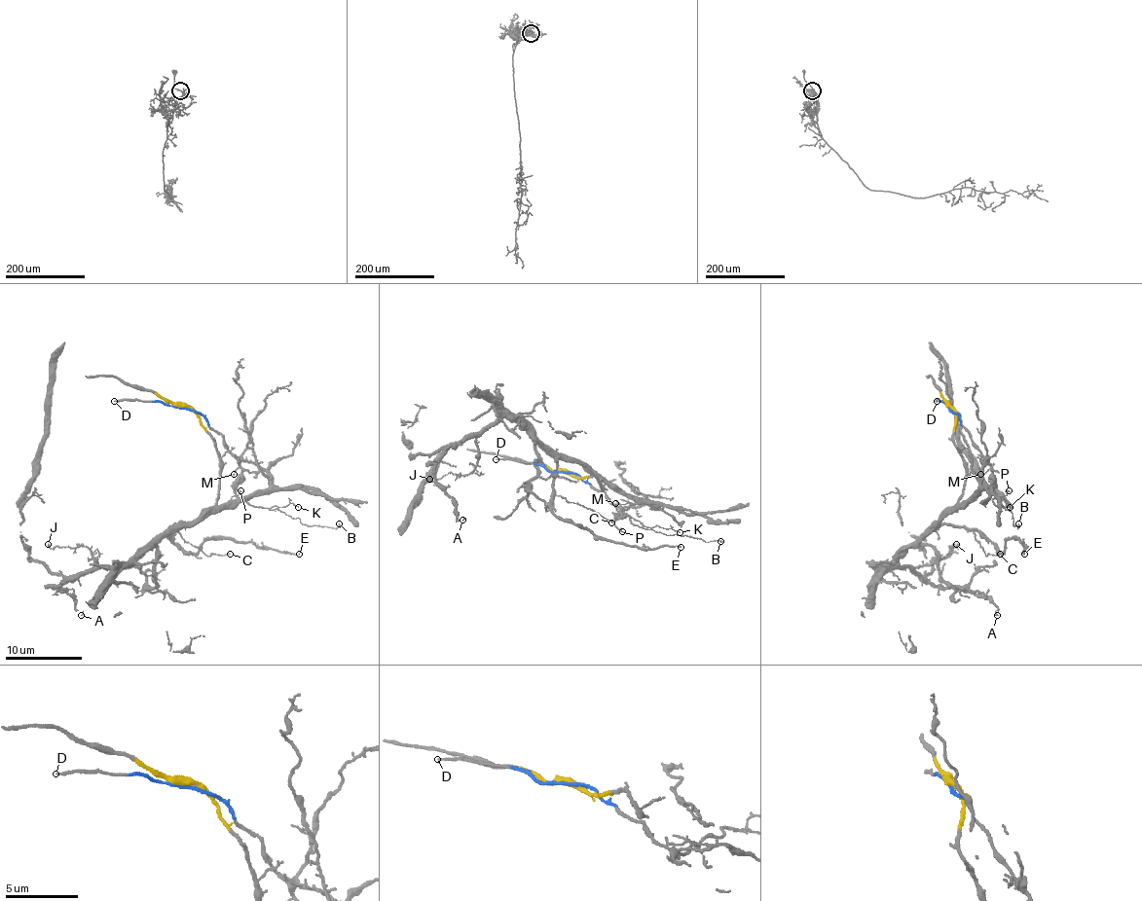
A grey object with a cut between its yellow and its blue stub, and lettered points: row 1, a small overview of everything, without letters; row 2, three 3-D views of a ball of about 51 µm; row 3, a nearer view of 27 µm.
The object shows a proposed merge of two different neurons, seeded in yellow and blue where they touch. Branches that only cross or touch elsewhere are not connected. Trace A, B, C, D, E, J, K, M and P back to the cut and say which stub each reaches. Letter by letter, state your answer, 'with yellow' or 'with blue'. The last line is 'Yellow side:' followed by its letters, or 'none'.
A: with yellow
B: with blue
C: with yellow
D: with blue
E: with yellow
J: with yellow
K: with blue
M: with blue
P: with blue
Yellow side: A, C, E, J

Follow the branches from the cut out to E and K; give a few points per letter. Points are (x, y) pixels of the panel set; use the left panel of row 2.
E: (184, 407), (218, 451), (220, 488), (199, 517), (172, 528), (172, 540), (195, 554), (226, 538), (300, 554)
K: (184, 407), (197, 411), (238, 461), (239, 497), (263, 507), (298, 507)

